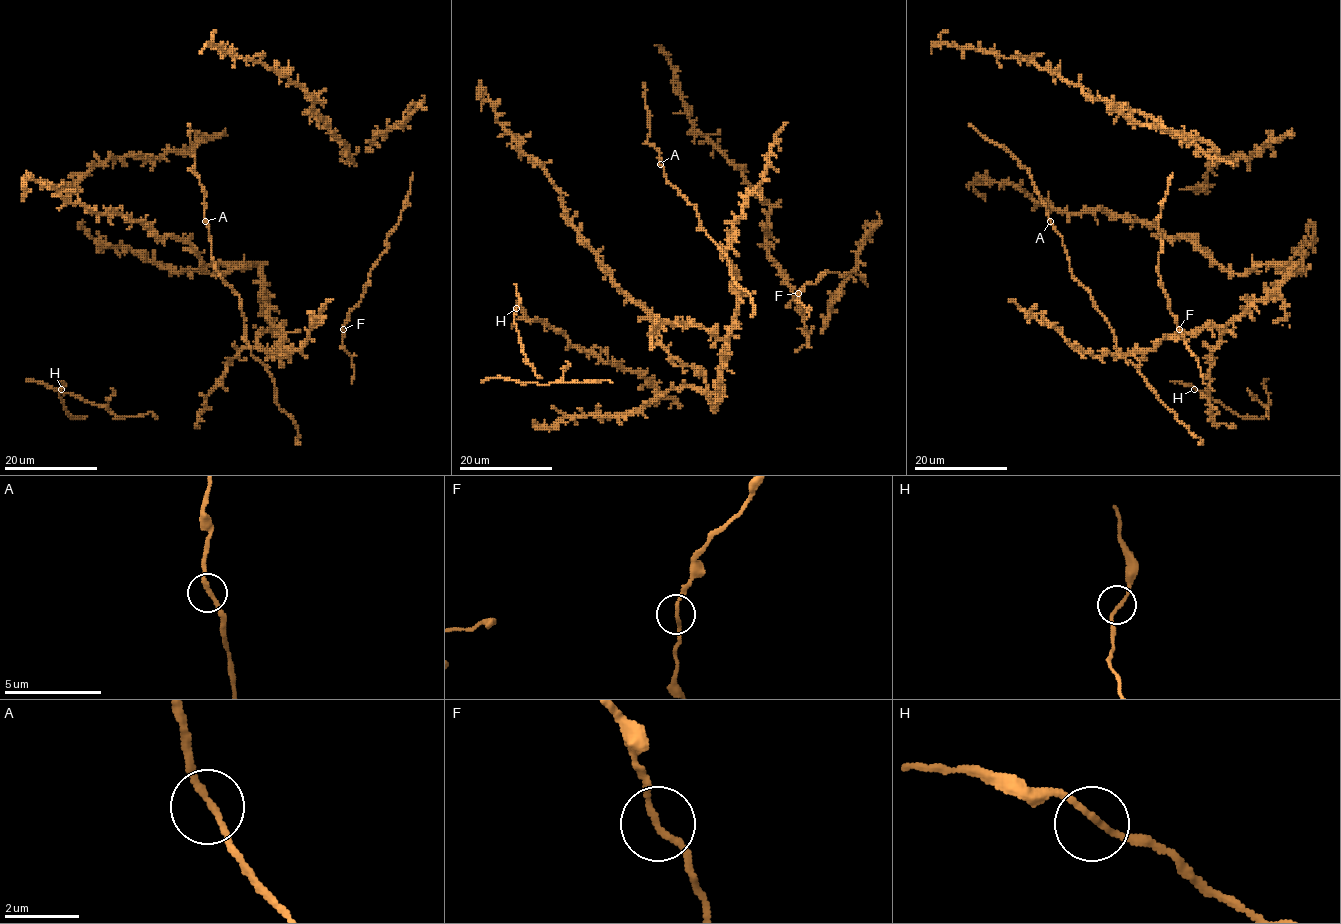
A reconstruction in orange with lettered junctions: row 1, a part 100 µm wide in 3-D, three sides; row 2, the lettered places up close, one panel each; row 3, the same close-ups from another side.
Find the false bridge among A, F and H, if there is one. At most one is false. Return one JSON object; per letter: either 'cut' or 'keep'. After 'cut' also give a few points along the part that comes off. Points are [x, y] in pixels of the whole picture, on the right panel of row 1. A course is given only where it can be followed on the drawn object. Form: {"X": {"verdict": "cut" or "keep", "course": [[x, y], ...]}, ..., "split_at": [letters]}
{"A": {"verdict": "keep"}, "F": {"verdict": "keep"}, "H": {"verdict": "keep"}, "split_at": []}

